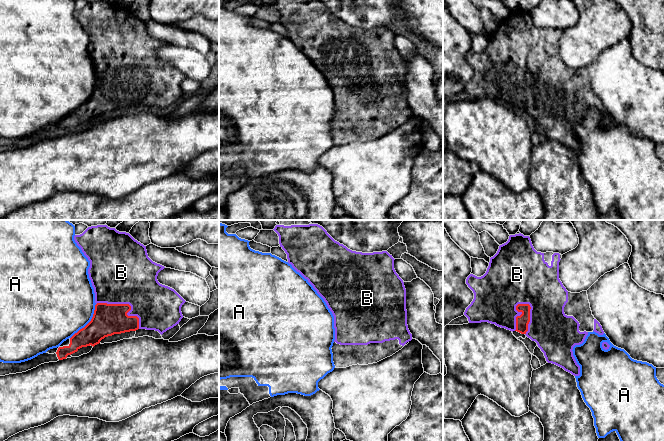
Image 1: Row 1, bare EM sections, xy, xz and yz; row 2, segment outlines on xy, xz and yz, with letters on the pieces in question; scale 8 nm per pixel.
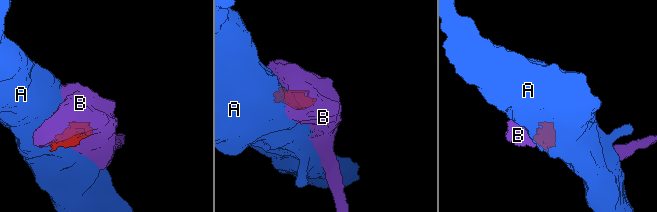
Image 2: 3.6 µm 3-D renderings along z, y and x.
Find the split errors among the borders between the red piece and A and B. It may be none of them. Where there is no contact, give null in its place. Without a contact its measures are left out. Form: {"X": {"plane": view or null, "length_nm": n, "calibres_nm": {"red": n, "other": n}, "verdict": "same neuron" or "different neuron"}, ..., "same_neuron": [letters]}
{"A": {"plane": "xy", "length_nm": 360, "calibres_nm": {"red": 260, "other": 480}, "verdict": "different neuron"}, "B": {"plane": "yz", "length_nm": 260, "calibres_nm": {"red": 110, "other": 360}, "verdict": "same neuron"}, "same_neuron": ["B"]}

